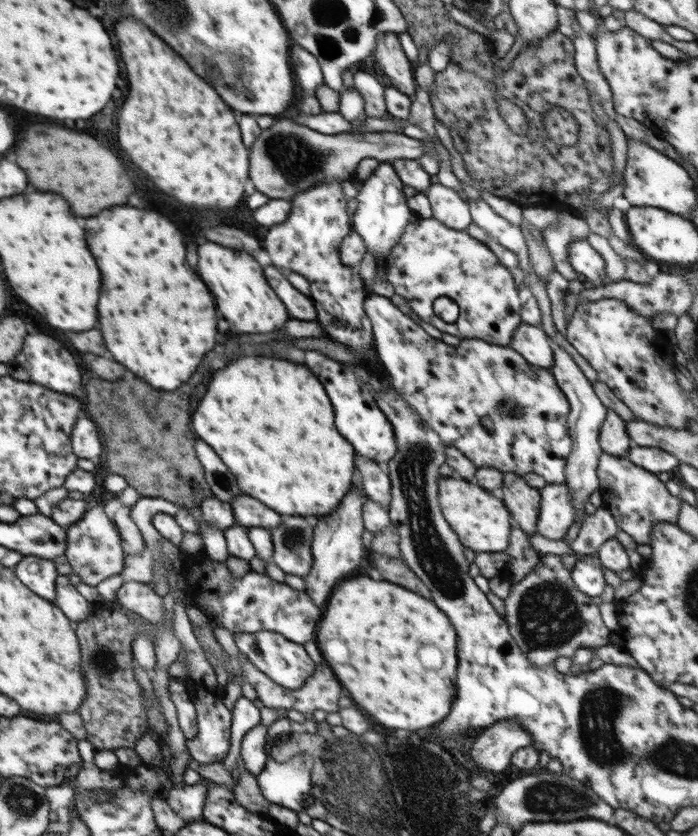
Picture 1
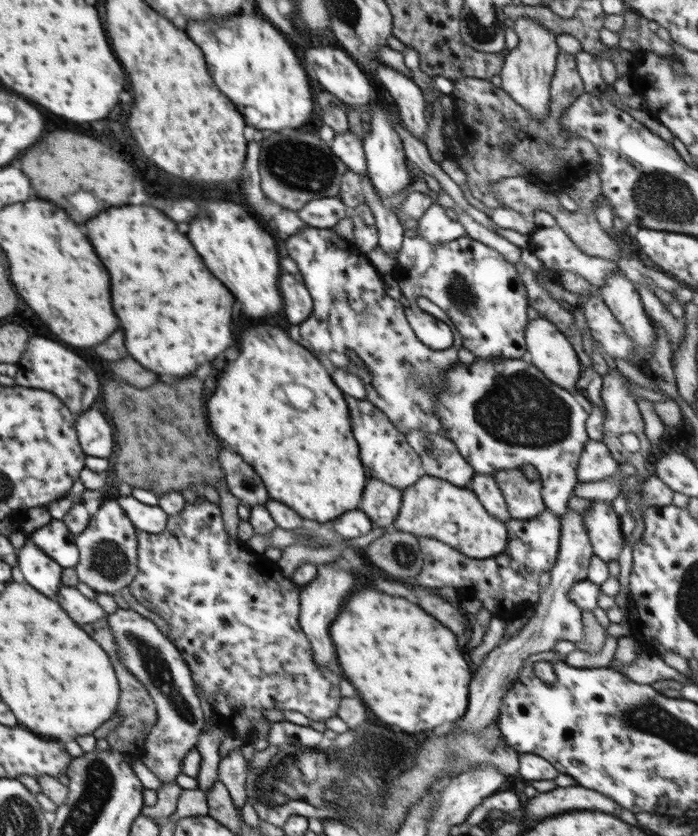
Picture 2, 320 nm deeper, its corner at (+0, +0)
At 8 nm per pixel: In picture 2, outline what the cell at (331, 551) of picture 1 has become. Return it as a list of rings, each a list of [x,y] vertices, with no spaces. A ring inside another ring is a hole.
[[[323,564],[317,566],[317,575],[314,580],[301,588],[299,625],[311,642],[313,659],[319,666],[327,666],[336,658],[334,644],[330,640],[330,624],[338,616],[342,602],[350,596],[352,584],[354,584],[354,576],[350,572]]]

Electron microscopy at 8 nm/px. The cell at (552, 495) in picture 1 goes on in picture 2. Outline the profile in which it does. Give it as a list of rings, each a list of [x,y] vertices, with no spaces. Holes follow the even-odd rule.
[[[547,508],[532,520],[505,523],[508,542],[504,552],[492,558],[470,558],[449,544],[442,544],[436,539],[418,537],[422,551],[423,565],[416,582],[420,586],[441,589],[451,586],[456,590],[470,586],[475,599],[491,613],[499,610],[512,610],[515,616],[520,609],[536,606],[539,600],[538,578],[542,572],[548,572],[555,565],[561,536],[561,520]]]

